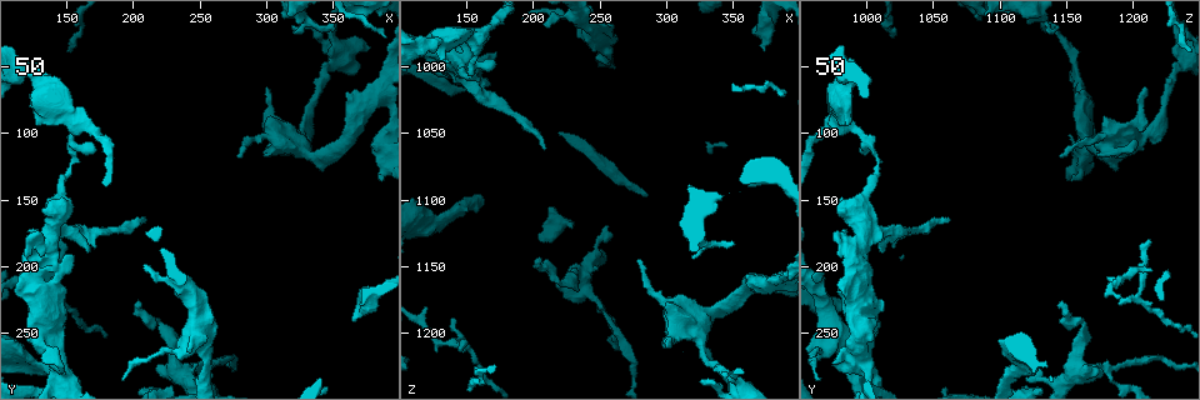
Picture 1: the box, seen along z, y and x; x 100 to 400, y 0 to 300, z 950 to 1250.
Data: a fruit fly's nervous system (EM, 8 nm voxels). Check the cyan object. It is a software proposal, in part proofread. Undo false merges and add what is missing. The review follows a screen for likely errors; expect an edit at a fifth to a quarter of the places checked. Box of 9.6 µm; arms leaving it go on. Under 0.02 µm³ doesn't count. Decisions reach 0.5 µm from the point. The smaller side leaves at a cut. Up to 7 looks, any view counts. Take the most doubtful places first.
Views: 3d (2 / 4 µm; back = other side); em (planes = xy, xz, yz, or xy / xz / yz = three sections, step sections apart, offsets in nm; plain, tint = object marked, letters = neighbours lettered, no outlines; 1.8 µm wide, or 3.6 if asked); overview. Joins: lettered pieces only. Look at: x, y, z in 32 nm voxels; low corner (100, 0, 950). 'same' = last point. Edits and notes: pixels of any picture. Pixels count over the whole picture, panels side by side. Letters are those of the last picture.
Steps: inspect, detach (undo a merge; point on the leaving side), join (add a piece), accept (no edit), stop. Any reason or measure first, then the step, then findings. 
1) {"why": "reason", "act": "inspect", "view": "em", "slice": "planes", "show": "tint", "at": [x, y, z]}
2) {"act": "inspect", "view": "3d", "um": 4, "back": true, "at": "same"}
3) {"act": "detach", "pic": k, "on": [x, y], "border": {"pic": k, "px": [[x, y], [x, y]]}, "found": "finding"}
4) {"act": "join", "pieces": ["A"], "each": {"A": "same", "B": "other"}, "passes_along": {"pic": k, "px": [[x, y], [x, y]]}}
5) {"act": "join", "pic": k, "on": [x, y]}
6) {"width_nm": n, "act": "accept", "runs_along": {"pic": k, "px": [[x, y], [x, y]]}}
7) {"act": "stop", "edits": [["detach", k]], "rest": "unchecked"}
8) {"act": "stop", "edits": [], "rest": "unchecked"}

{"why": "free end", "act": "inspect", "view": "3d", "um": 2, "back": true, "at": [366, 242, 972]}

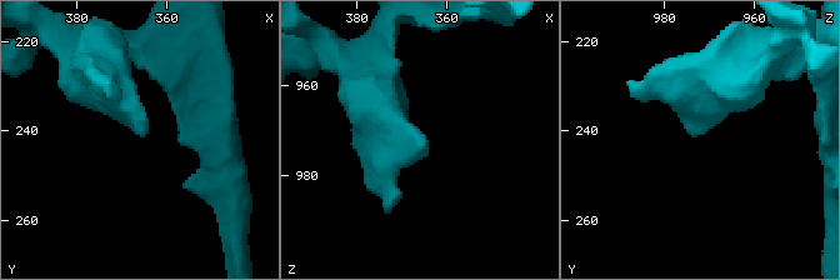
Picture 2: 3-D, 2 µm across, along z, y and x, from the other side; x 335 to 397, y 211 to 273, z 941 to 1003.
{"act": "inspect", "view": "em", "slice": "yz", "step": 4, "show": "letters", "at": [364, 241, 971]}

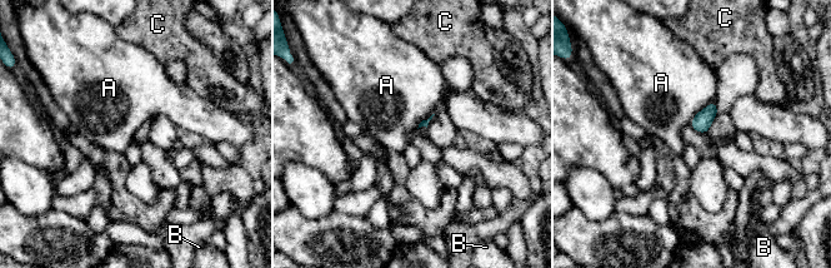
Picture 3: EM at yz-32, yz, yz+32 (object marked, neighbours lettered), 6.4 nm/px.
{"why": "cut it another way", "act": "inspect", "view": "em", "slice": "planes", "show": "letters", "at": "same"}

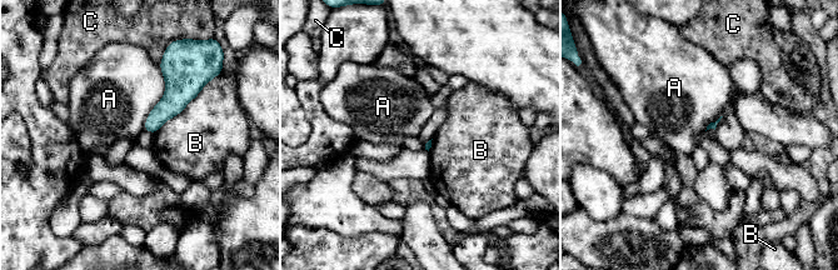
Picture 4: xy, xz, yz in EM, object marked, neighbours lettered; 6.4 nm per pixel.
{"act": "accept", "each": {"A": "other", "B": "other", "C": "other"}, "border": {"pic": 4, "px": [[159, 65], [164, 94], [143, 130]]}, "found": "none of them fits"}

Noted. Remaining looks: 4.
{"why": "calibre changes", "act": "inspect", "view": "em", "slice": "yz", "step": 16, "show": "tint", "at": [128, 194, 994]}

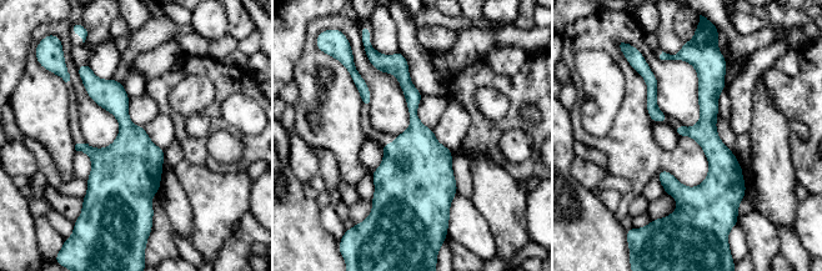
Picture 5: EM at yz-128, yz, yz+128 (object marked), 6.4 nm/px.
{"why": "cut it another way", "act": "inspect", "view": "em", "slice": "planes", "show": "letters", "at": "same"}

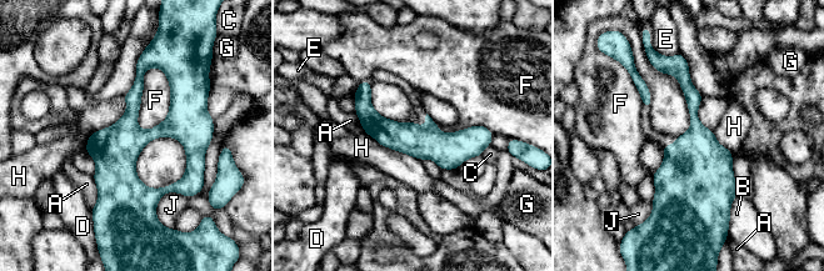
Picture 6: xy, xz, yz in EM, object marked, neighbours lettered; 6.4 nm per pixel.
{"act": "accept", "each": {"A": "other", "B": "other", "C": "other", "D": "other", "E": "other", "F": "other", "G": "other", "H": "other", "J": "other"}, "border": {"pic": 6, "px": [[156, 66], [144, 73], [143, 130]]}, "found": "all the same neuron"}

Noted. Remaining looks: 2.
{"why": "branch stops here", "act": "inspect", "view": "em", "slice": "xy", "step": 4, "show": "letters", "at": [318, 20, 1142]}

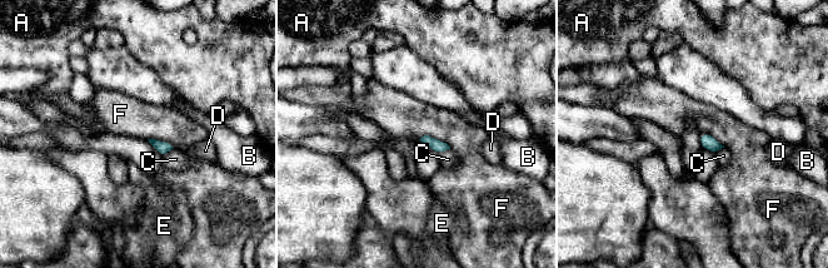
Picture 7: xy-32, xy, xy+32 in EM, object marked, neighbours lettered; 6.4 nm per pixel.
{"act": "inspect", "view": "em", "slice": "planes", "show": "letters", "at": "same"}

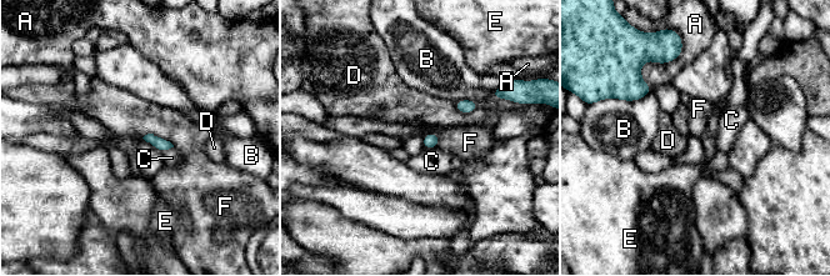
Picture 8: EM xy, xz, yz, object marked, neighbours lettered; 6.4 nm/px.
{"act": "accept", "each": {"A": "other", "B": "other", "C": "other", "D": "other", "E": "other", "F": "other"}, "found": "none of them fits"}

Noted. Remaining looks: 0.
{"act": "stop", "edits": [], "rest": "unchecked"}

